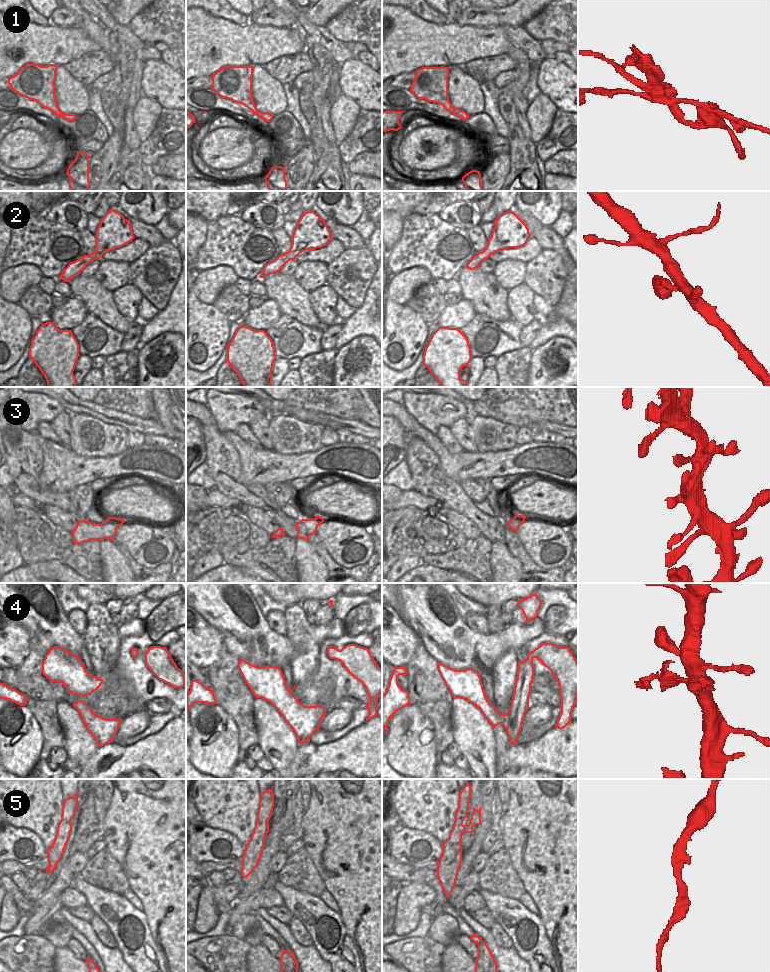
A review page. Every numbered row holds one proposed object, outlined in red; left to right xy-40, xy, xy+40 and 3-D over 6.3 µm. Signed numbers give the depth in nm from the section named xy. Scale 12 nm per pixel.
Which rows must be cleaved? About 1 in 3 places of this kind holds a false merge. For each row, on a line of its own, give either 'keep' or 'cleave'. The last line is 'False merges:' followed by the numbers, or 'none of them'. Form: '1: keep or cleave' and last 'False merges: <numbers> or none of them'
1: cleave
2: keep
3: keep
4: cleave
5: keep
False merges: 1, 4

